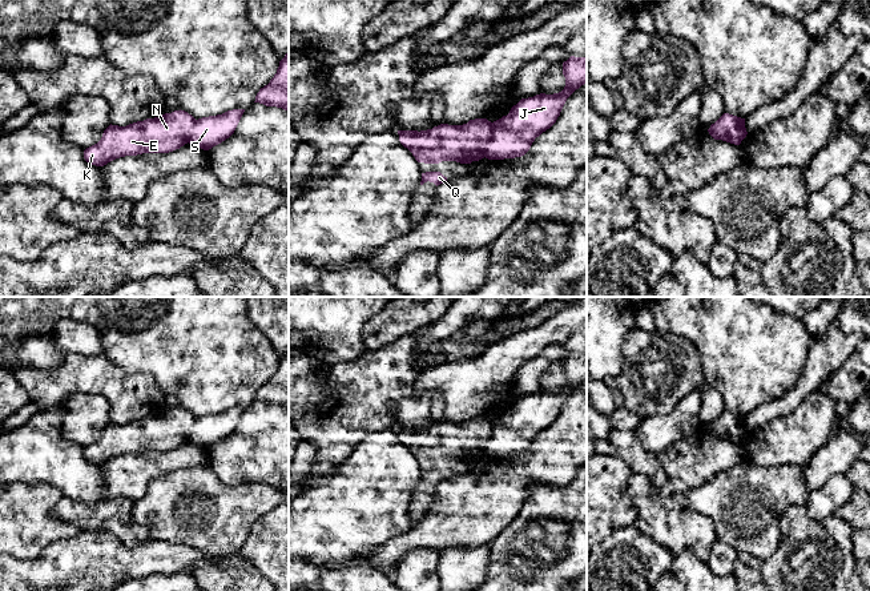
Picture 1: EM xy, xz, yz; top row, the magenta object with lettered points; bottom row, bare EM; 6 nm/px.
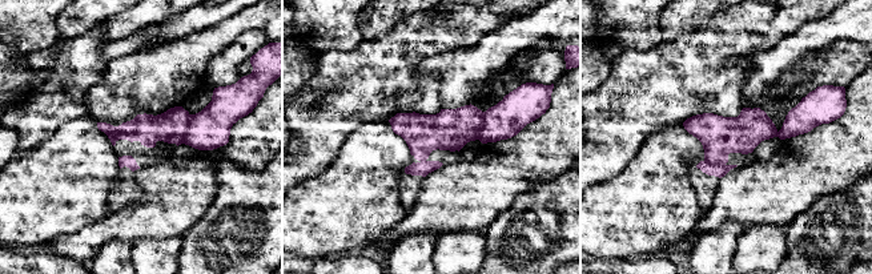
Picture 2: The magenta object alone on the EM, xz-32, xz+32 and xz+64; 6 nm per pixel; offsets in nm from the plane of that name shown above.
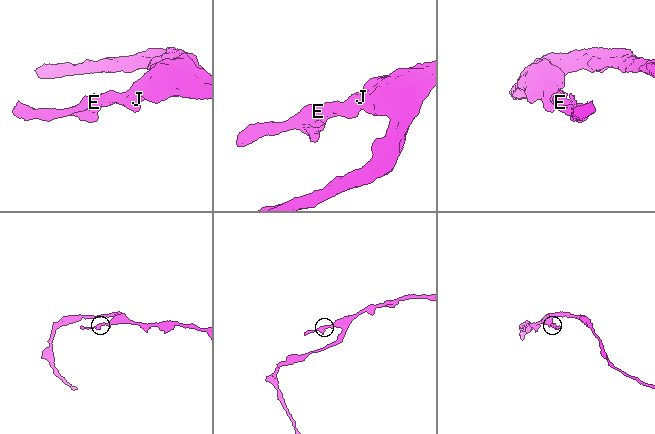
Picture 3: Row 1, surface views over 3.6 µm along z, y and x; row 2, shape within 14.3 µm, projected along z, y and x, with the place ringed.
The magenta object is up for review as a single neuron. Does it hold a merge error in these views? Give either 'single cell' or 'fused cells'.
fused cells

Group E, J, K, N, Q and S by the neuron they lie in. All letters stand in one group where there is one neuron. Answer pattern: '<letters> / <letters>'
E K N Q / J S

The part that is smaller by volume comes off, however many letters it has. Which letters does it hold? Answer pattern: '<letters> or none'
E, K, N, Q

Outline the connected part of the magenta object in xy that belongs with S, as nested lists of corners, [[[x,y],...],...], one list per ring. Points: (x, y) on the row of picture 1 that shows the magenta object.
[[[233,109],[196,120],[189,132],[188,142],[204,150],[212,149],[234,133],[243,112],[245,109]]]

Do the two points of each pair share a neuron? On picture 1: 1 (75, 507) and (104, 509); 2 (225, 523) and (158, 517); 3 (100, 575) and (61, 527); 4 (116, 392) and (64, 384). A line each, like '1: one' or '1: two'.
1: one
2: one
3: two
4: one

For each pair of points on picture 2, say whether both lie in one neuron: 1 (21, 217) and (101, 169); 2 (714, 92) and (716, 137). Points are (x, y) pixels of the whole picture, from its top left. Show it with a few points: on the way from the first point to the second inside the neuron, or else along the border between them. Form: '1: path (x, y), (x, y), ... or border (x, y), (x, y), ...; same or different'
1: path (41, 197), (56, 189), (76, 169), (81, 169); same
2: border (743, 108), (736, 116), (696, 113), (684, 121); different

